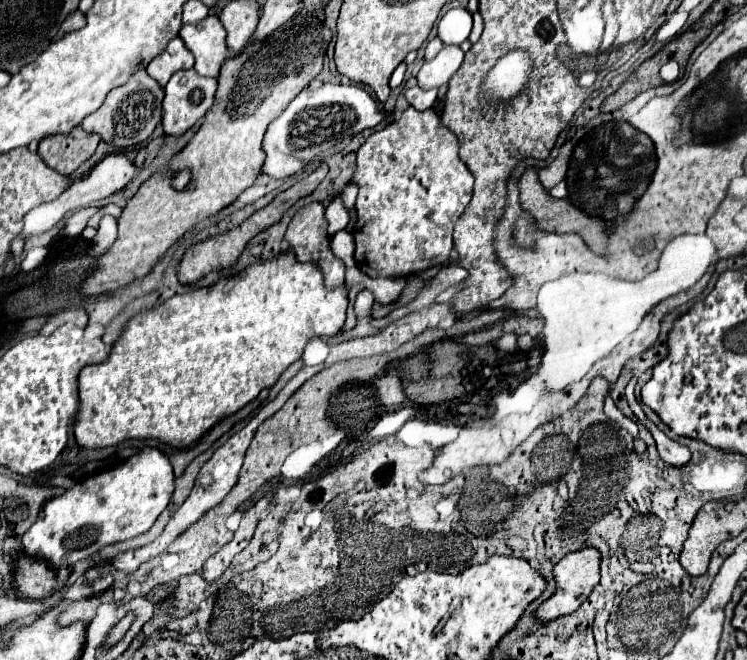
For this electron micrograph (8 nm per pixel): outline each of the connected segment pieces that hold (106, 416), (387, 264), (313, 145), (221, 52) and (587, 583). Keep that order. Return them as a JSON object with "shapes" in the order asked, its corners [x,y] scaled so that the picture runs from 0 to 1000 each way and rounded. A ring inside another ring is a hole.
{"shapes":[[[[391,379],[386,382],[375,382],[372,388],[356,394],[356,397],[343,397],[337,403],[332,403],[329,409],[324,409],[316,418],[308,421],[295,421],[292,427],[286,427],[284,433],[273,433],[273,436],[260,436],[249,445],[238,445],[225,452],[222,458],[201,467],[201,470],[190,470],[182,479],[177,479],[161,512],[153,518],[145,542],[134,552],[120,552],[112,555],[107,570],[104,570],[104,597],[107,597],[107,621],[104,630],[99,636],[99,658],[102,658],[102,670],[110,679],[139,679],[139,676],[153,676],[161,673],[171,664],[209,664],[230,679],[249,679],[257,670],[268,667],[289,639],[297,636],[297,630],[308,630],[313,624],[319,624],[324,615],[329,615],[335,606],[340,606],[353,588],[367,585],[367,579],[372,576],[372,570],[396,545],[404,542],[404,533],[410,527],[410,521],[418,512],[431,512],[431,509],[450,509],[455,503],[455,497],[461,494],[463,485],[463,467],[466,467],[466,436],[463,433],[452,433],[447,439],[439,439],[434,433],[434,418],[431,409],[420,400],[420,397],[399,397],[396,385]]],[[[546,164],[538,170],[533,185],[519,188],[514,197],[501,200],[479,227],[479,245],[477,245],[477,258],[471,264],[471,276],[479,282],[479,303],[477,303],[477,342],[474,342],[474,364],[477,364],[477,394],[485,397],[482,406],[487,415],[493,415],[495,421],[522,421],[522,418],[549,418],[557,415],[562,409],[570,409],[576,403],[584,400],[597,400],[602,385],[605,385],[605,352],[608,352],[608,339],[610,333],[618,327],[621,315],[627,312],[629,300],[632,300],[632,279],[635,279],[635,267],[629,264],[629,258],[616,245],[613,239],[613,209],[608,200],[602,200],[597,191],[592,191],[589,185],[589,173],[576,164],[576,167],[557,167],[557,164]]],[[[431,127],[428,133],[407,133],[380,170],[359,191],[353,206],[356,245],[351,261],[361,270],[383,270],[402,261],[428,230],[444,224],[461,209],[471,209],[490,194],[501,194],[517,179],[517,167],[485,130],[477,127]]],[[[278,24],[262,36],[246,36],[238,55],[262,88],[260,106],[270,115],[292,118],[295,103],[305,88],[303,45],[292,24]]],[[[779,830],[774,836],[763,836],[760,842],[755,842],[744,858],[742,858],[742,879],[744,879],[744,897],[739,906],[734,906],[718,927],[718,936],[723,942],[736,942],[744,933],[758,933],[768,924],[774,924],[774,918],[790,903],[790,897],[795,894],[795,888],[803,882],[803,833],[798,830]]]]}

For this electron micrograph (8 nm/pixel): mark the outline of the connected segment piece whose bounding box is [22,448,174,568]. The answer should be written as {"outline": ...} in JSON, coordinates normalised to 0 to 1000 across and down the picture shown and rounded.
{"outline":[[[193,679],[187,688],[171,694],[147,712],[134,718],[123,718],[118,724],[104,727],[96,739],[88,739],[83,752],[75,752],[59,764],[56,782],[43,794],[43,800],[29,812],[29,824],[37,842],[48,842],[64,848],[67,858],[96,858],[110,845],[129,839],[134,830],[145,824],[155,824],[163,818],[182,815],[193,809],[214,782],[214,776],[228,764],[233,745],[233,715],[228,697],[209,679]]]}

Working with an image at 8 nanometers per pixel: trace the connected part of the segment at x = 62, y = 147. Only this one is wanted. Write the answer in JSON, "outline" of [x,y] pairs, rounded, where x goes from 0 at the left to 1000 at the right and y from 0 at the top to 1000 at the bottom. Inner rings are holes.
{"outline":[[[104,191],[94,203],[70,203],[56,209],[51,230],[67,255],[91,267],[126,233],[131,215],[131,203],[120,203]]]}

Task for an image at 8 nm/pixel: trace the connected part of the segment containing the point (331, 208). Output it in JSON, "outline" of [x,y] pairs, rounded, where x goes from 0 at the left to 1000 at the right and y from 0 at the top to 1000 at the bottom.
{"outline":[[[450,300],[447,306],[439,309],[434,330],[436,330],[436,336],[439,336],[439,361],[444,361],[450,352],[461,348],[463,339],[466,339],[466,333],[469,333],[466,318],[461,315],[461,309],[458,309],[455,300]]]}

